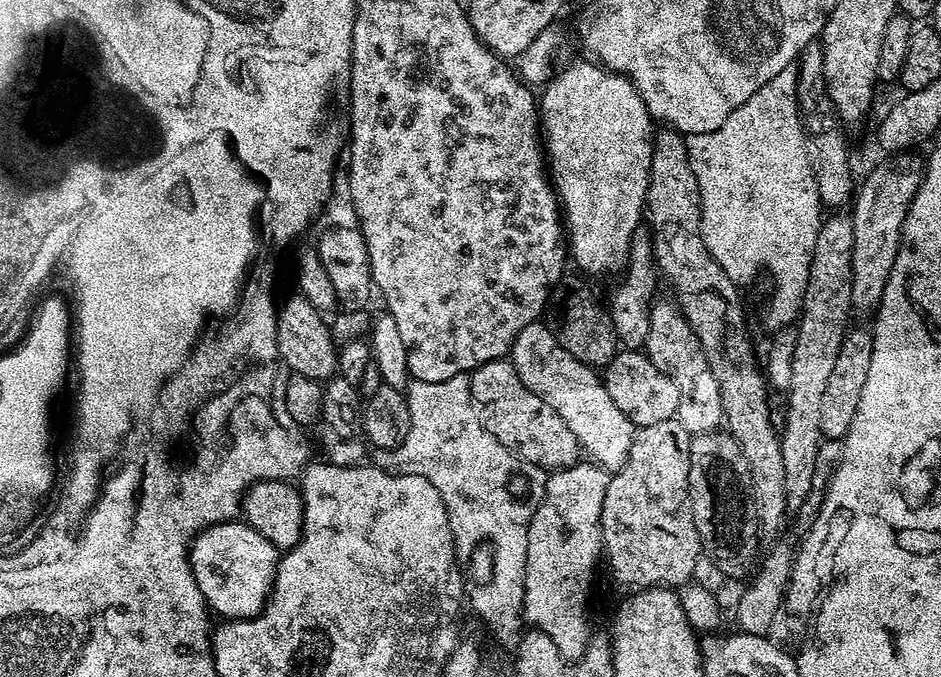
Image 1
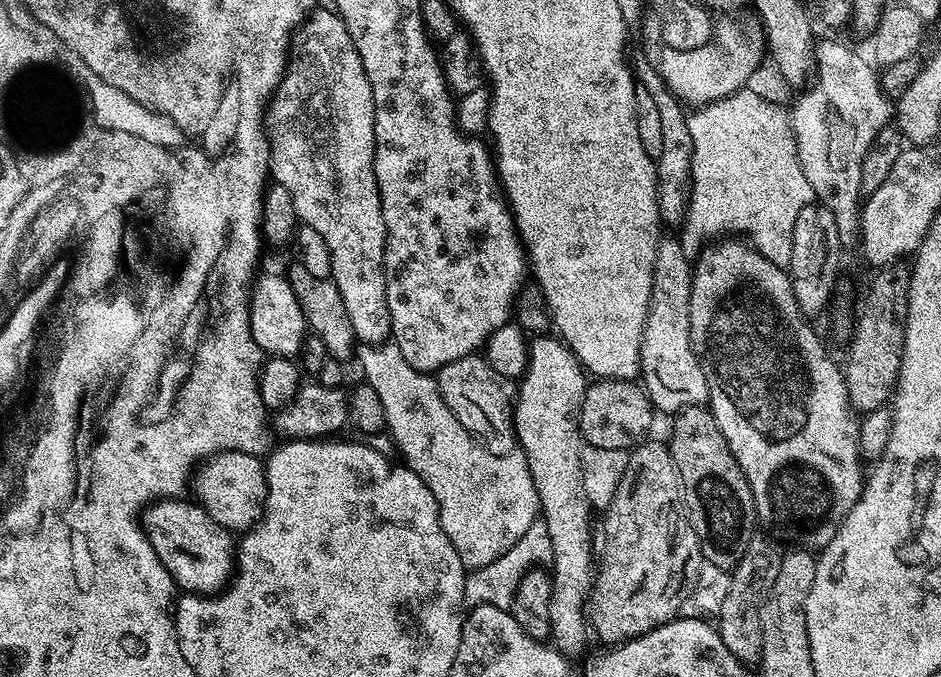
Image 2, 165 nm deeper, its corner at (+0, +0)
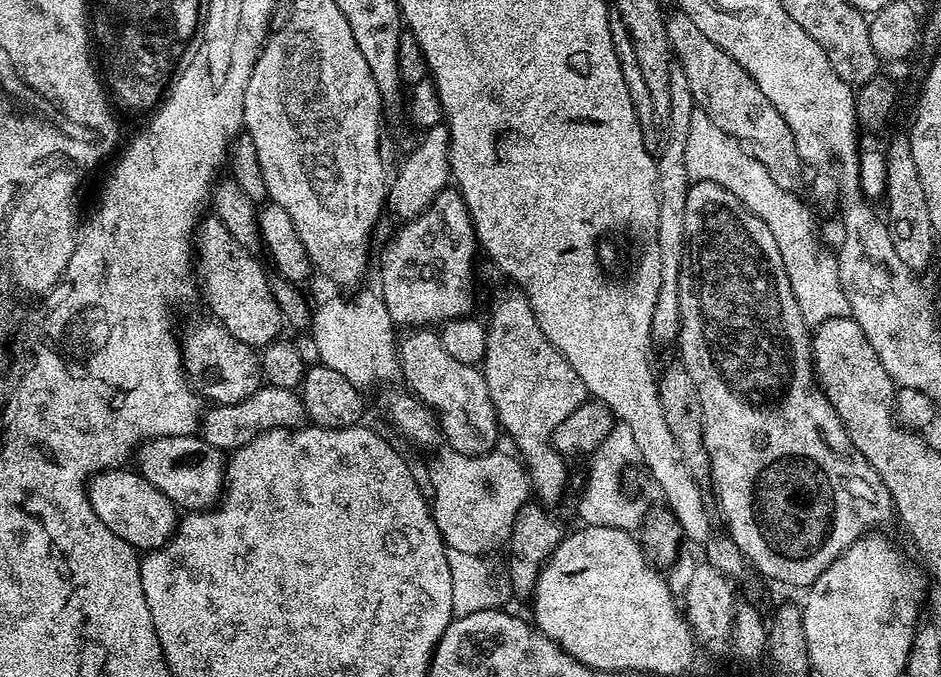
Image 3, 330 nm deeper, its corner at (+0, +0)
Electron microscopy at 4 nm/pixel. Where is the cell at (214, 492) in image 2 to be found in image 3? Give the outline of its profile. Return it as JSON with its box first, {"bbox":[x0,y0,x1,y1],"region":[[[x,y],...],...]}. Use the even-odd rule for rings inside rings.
{"bbox":[135,435,226,510],"region":[[[199,435],[191,436],[159,436],[153,440],[145,440],[135,449],[135,471],[150,482],[166,498],[170,498],[180,510],[208,510],[213,507],[212,500],[212,468],[223,469],[226,464],[226,452],[201,439]]]}

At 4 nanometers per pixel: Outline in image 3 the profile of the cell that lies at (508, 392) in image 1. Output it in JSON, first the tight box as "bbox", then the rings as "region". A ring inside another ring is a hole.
{"bbox":[398,328,502,456],"region":[[[428,328],[408,330],[404,337],[398,340],[398,355],[400,358],[400,376],[409,384],[411,395],[418,397],[423,404],[432,409],[439,431],[445,436],[447,447],[467,456],[483,456],[497,447],[496,439],[502,436],[499,420],[496,418],[494,402],[490,398],[490,390],[486,386],[483,371],[475,364],[463,364],[458,358],[446,354],[439,335]]]}

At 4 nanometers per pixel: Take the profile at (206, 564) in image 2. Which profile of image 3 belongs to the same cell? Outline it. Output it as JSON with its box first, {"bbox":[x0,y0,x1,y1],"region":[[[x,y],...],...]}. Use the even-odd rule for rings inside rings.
{"bbox":[86,466,178,552],"region":[[[124,466],[106,468],[91,477],[86,484],[88,501],[106,530],[125,540],[134,549],[153,552],[161,548],[175,532],[178,509],[170,498],[166,498],[166,494],[162,494],[162,490],[150,486],[150,482],[146,482],[146,478],[139,472],[127,472],[126,469]]]}

